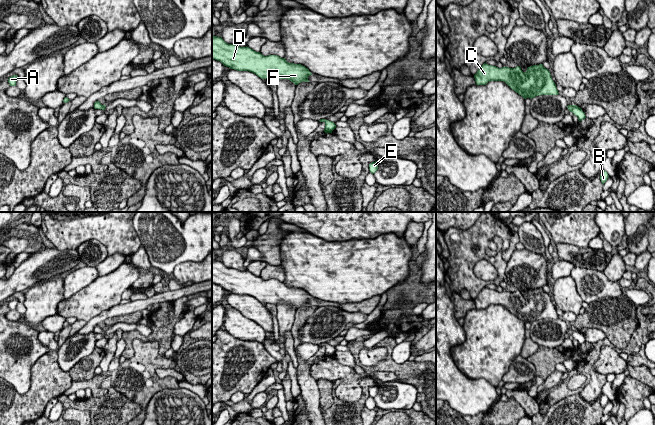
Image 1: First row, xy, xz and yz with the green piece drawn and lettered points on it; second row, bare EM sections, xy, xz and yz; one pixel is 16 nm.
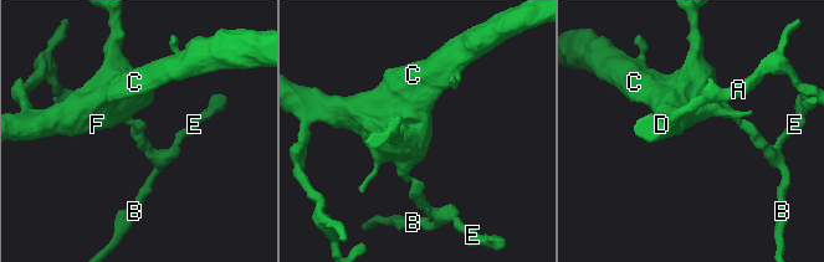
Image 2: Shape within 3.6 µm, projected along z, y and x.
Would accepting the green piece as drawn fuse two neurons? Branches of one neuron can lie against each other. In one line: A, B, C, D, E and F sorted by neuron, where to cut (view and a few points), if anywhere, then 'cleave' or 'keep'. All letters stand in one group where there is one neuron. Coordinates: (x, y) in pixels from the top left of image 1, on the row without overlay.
A B C D E F | no cut | keep

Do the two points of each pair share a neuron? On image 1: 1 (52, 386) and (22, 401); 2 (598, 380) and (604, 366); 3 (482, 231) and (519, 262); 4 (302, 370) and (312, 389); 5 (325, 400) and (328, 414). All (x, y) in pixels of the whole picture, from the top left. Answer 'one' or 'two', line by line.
1: one
2: two
3: two
4: one
5: two

